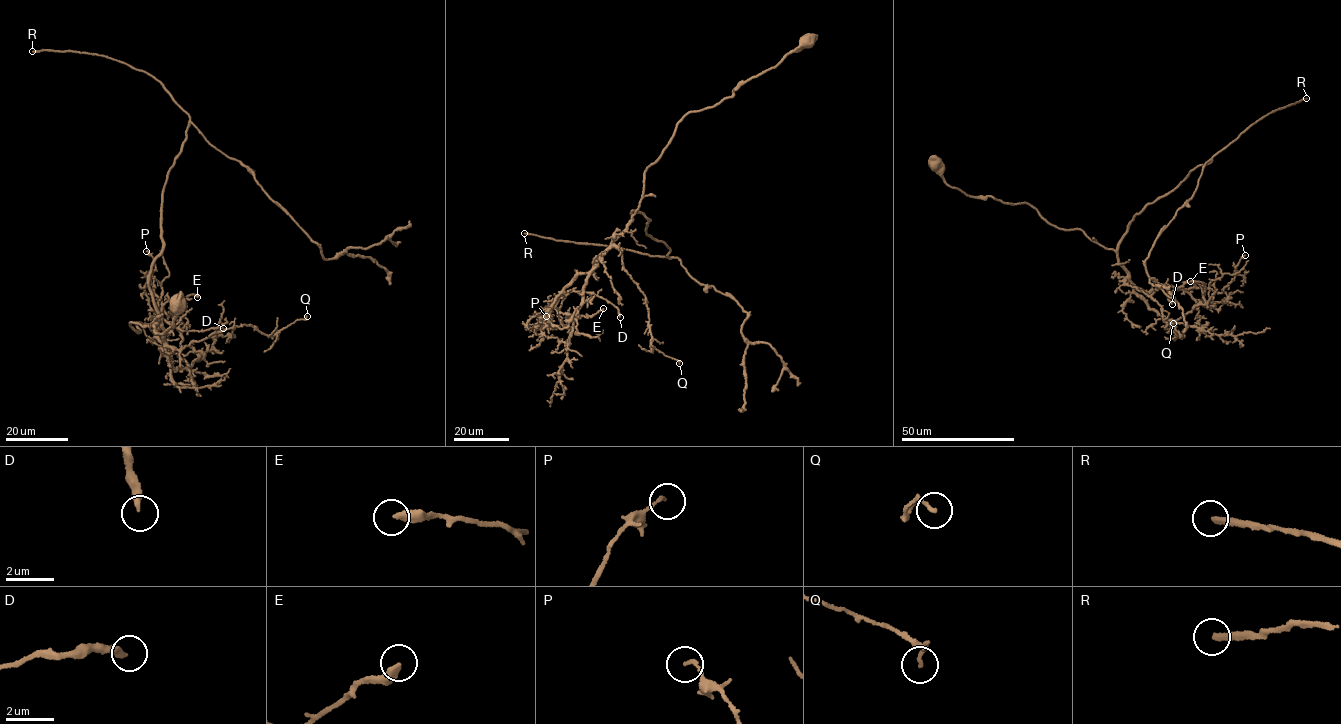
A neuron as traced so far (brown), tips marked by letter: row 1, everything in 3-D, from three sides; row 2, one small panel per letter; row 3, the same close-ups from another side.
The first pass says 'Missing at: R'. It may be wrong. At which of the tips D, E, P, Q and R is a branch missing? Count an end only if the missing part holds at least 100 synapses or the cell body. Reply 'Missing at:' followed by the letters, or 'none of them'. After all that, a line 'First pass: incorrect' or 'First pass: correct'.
Missing at: R
First pass: correct

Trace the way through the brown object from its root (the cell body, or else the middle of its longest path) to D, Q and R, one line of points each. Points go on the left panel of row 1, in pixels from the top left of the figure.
D: (177, 304), (163, 333), (130, 325), (158, 319), (164, 353), (157, 316), (184, 331), (223, 328)
Q: (177, 304), (163, 333), (130, 325), (158, 319), (179, 349), (236, 325), (274, 335), (307, 316)
R: (177, 304), (163, 333), (130, 325), (160, 320), (148, 280), (188, 115), (128, 64), (32, 51)

